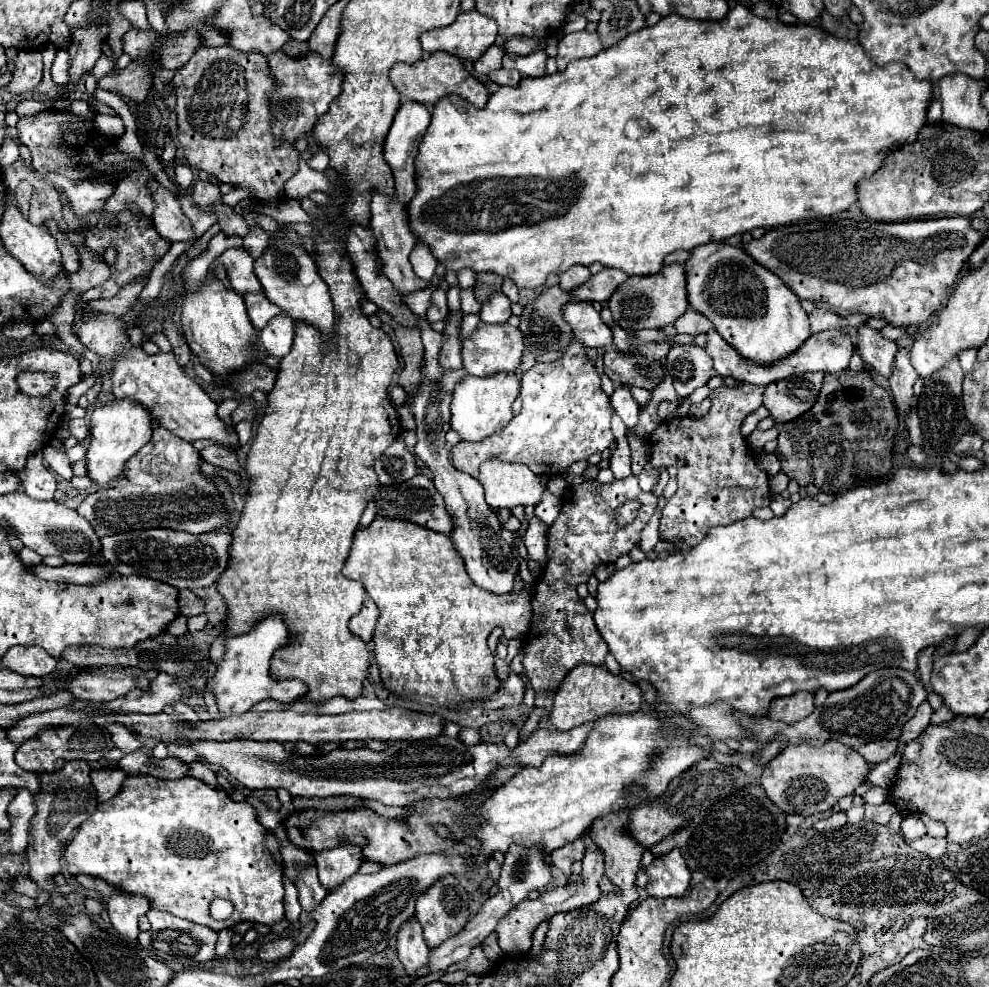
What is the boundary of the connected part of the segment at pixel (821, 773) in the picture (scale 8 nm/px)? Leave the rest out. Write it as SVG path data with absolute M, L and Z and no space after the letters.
M835 739L827 741L821 747L789 745L765 765L761 787L775 805L785 809L785 813L815 815L831 809L841 797L853 793L853 789L863 783L869 765L863 761L863 757L857 755L859 753L855 753L855 749L849 749Z

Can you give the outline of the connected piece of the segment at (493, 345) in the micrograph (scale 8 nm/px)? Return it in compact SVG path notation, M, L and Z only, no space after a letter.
M479 323L477 329L469 337L463 339L463 349L461 349L463 367L469 375L477 375L477 377L493 375L497 371L515 371L521 361L523 349L525 349L523 337L517 327L511 327L509 323L505 323L505 325Z

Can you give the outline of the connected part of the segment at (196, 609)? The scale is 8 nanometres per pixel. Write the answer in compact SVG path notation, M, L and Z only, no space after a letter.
M181 591L179 593L179 609L181 609L181 615L193 617L193 615L203 613L203 601L199 601L195 597L185 597L183 591Z

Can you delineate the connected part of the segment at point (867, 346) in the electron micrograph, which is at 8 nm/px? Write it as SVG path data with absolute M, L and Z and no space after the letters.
M863 323L857 327L857 353L865 363L873 365L879 375L889 377L889 373L893 373L897 343L885 339L879 329L871 329Z

